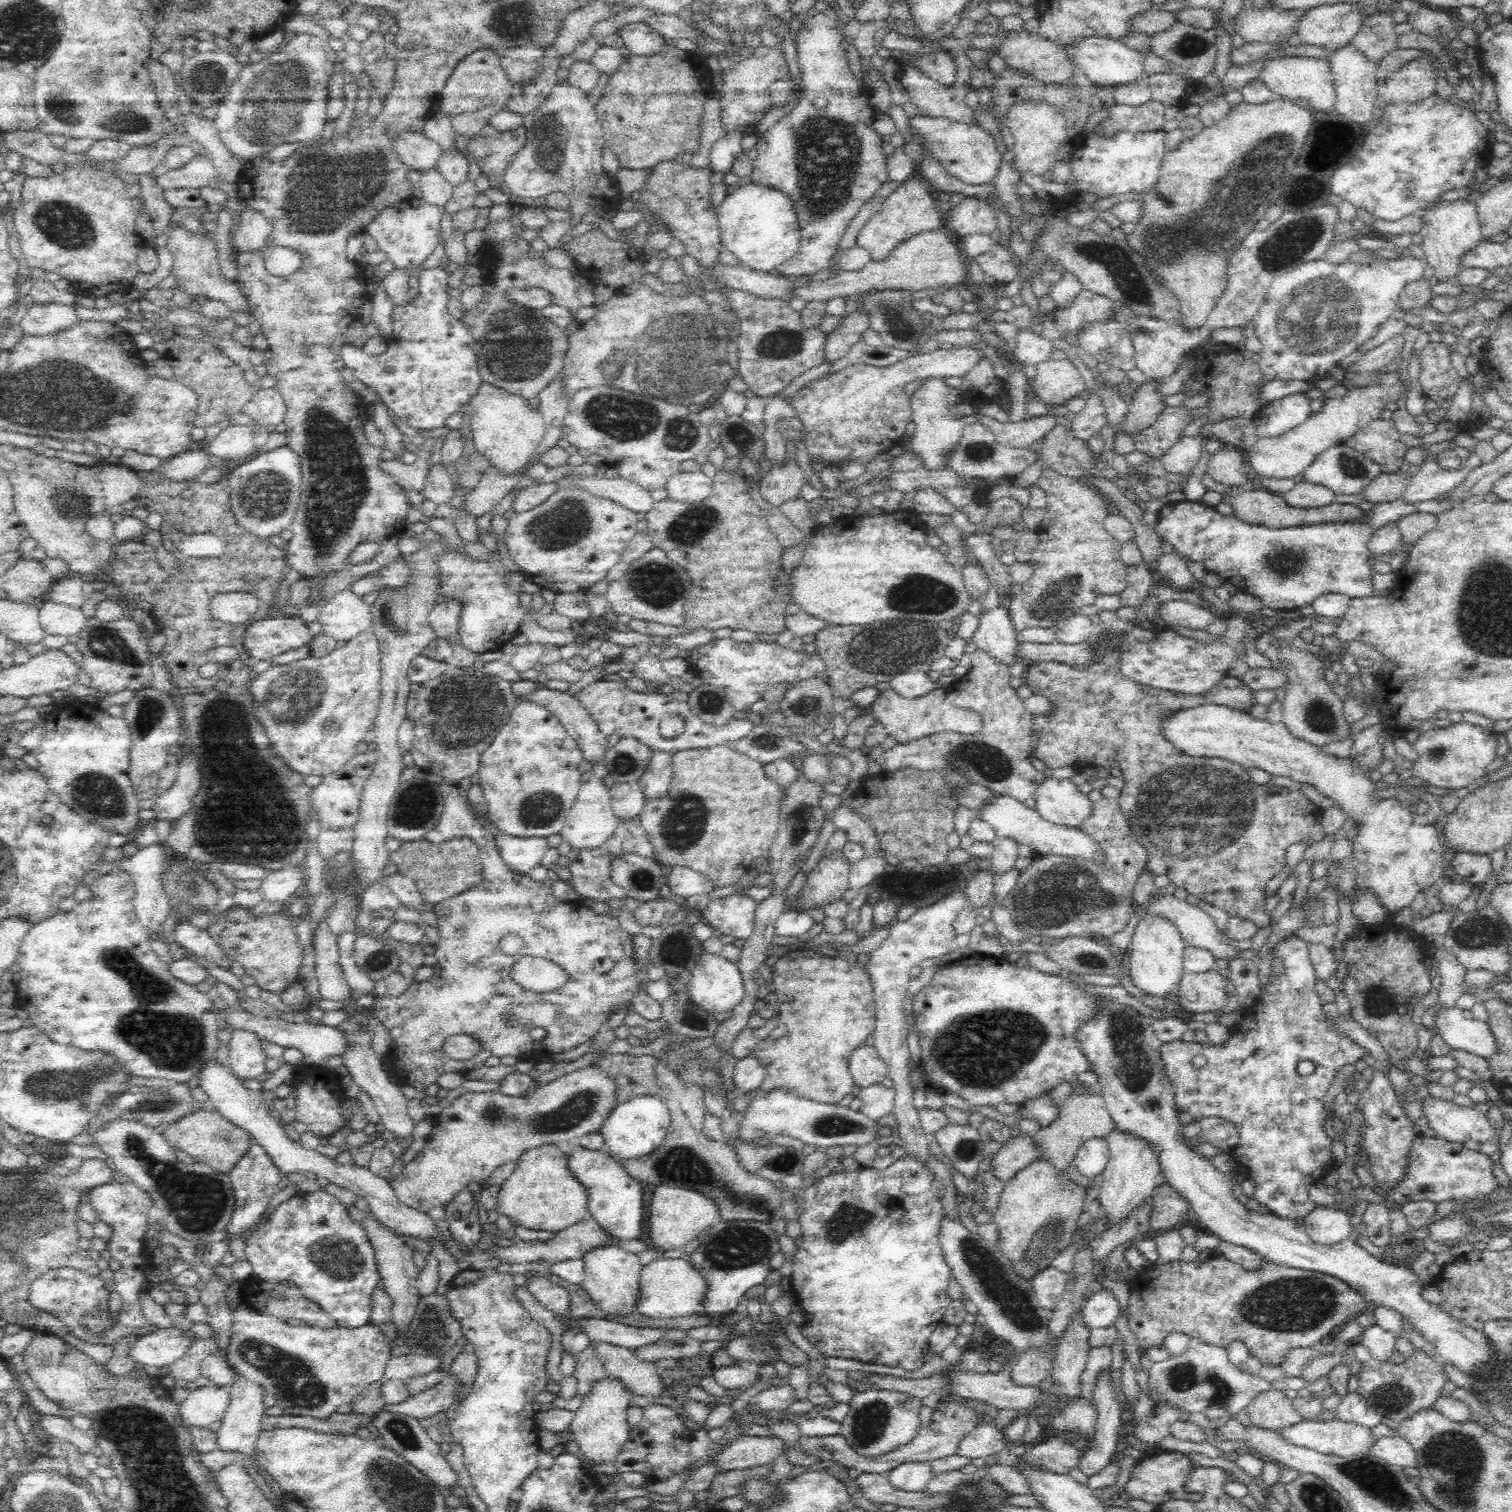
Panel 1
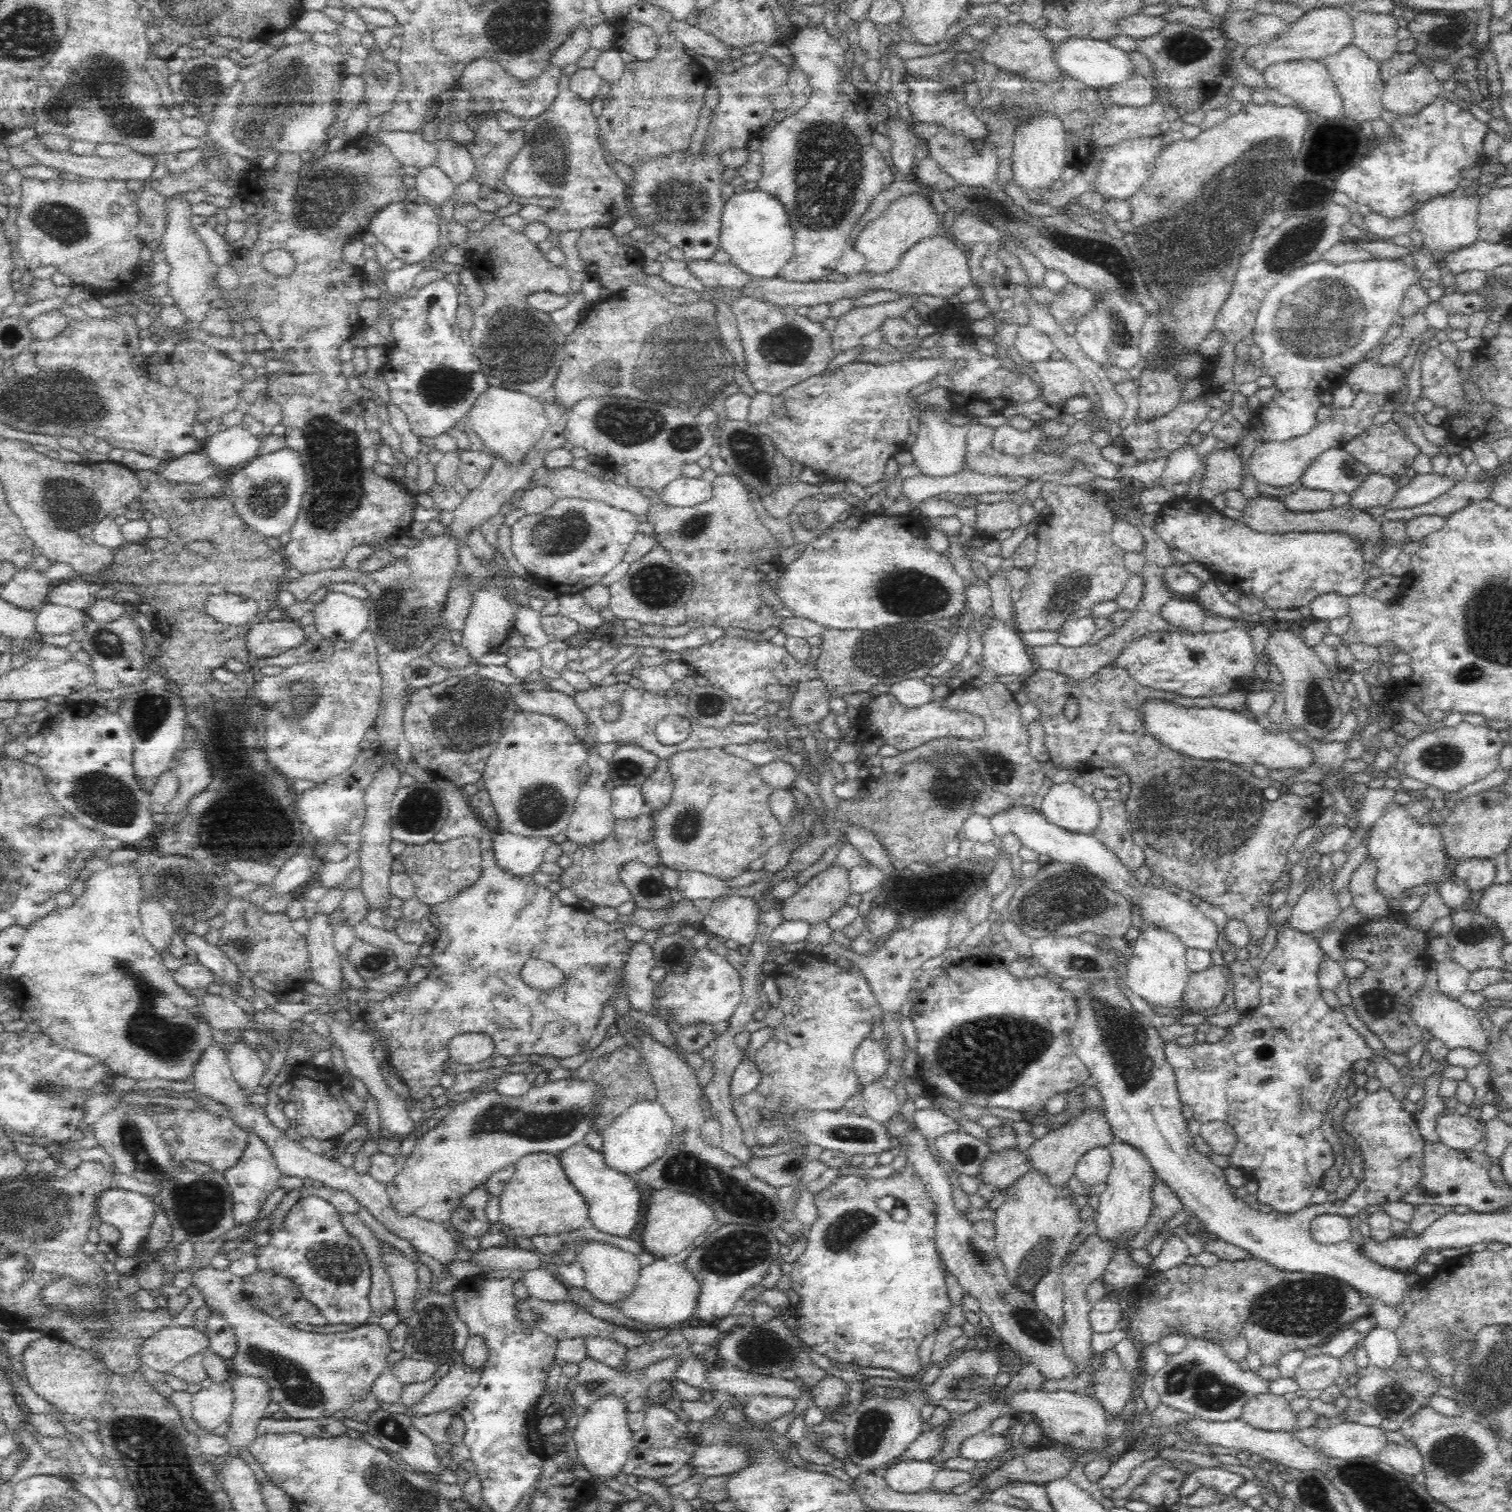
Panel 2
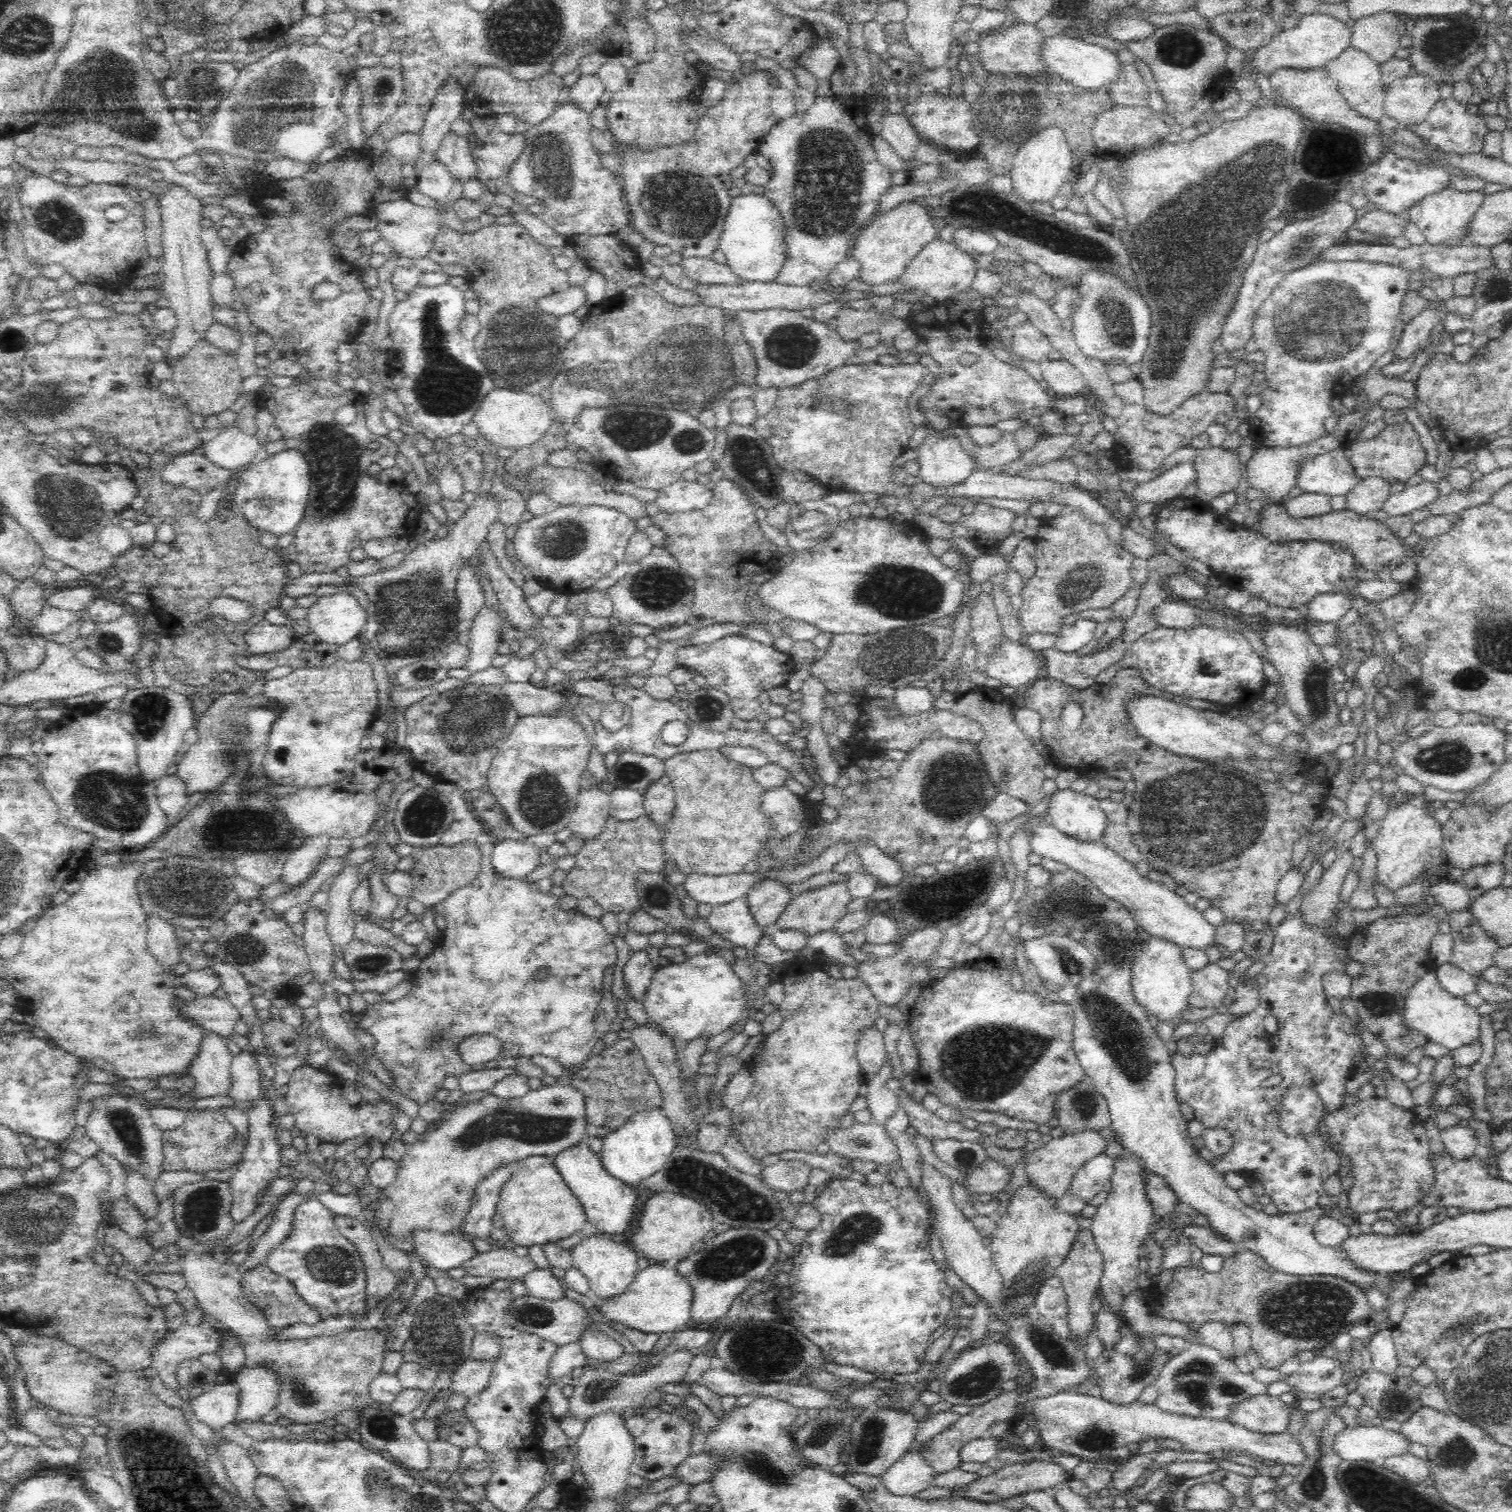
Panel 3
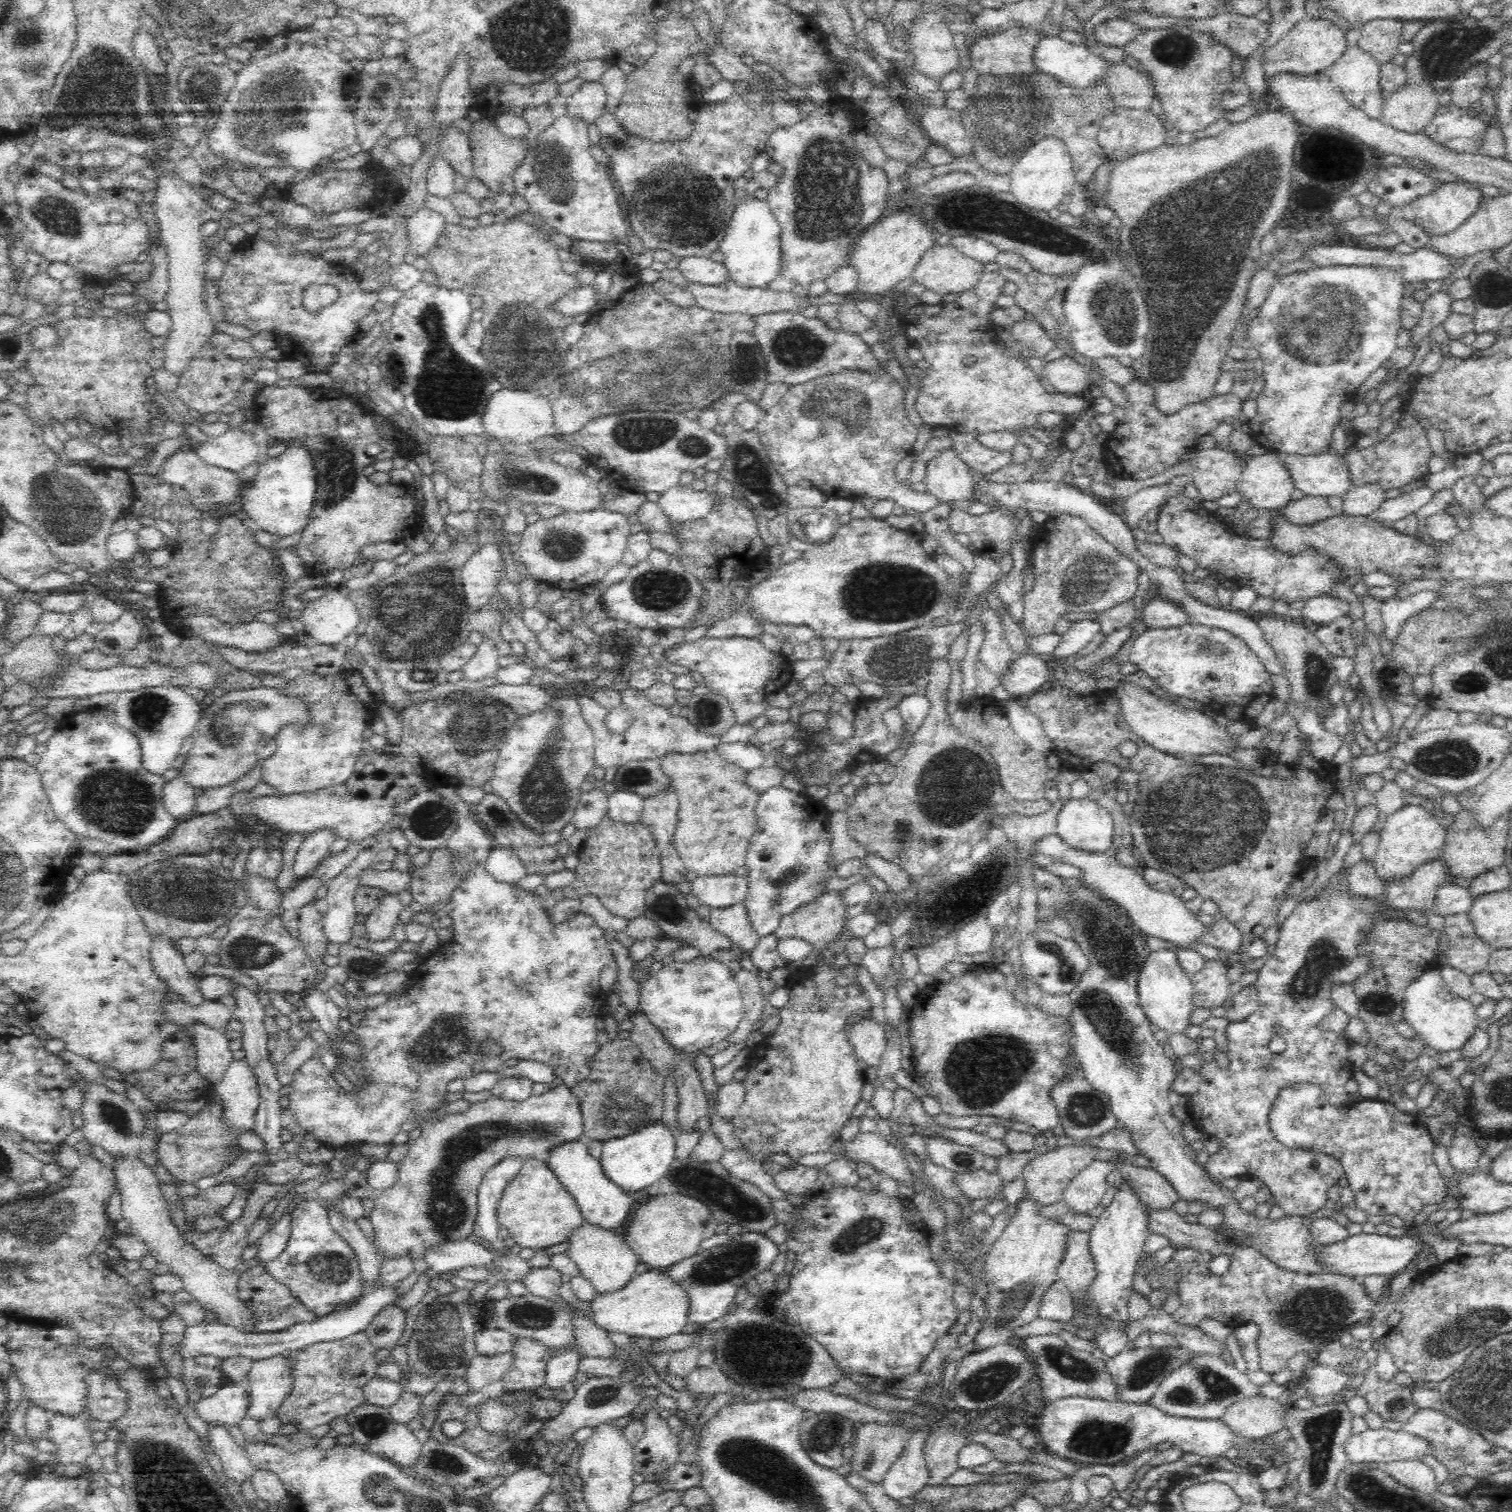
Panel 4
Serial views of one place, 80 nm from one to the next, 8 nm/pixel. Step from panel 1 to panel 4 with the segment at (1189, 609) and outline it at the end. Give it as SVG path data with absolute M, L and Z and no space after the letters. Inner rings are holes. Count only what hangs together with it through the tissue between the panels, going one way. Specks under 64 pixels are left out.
M1157 599L1144 610L1147 626L1151 628L1179 628L1190 623L1188 612L1182 606Z

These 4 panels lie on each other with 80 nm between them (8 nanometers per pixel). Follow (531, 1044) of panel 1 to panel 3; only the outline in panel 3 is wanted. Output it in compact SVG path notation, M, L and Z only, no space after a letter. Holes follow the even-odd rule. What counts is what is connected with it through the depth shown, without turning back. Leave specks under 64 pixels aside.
M435 780L434 787L447 799L452 810L452 821L442 833L439 844L476 843L481 854L481 872L470 885L456 890L446 900L433 906L436 915L444 916L446 926L429 953L421 956L410 968L410 992L393 1002L367 1004L354 1026L375 1038L372 1055L382 1062L384 1069L392 1073L394 1091L419 1106L435 1099L436 1092L443 1088L447 1077L460 1077L466 1072L492 1068L496 1064L488 1062L470 1067L460 1061L456 1043L468 1035L484 1033L496 1036L502 1043L498 1060L509 1057L528 1060L533 1056L548 1056L560 1063L563 1069L572 1069L573 1074L576 1070L582 1070L596 1040L594 1020L598 1004L604 996L606 970L617 962L618 952L612 936L608 935L600 920L580 914L576 909L562 910L559 898L551 892L540 892L534 882L499 874L491 863L496 838L474 816L464 792L445 780ZM538 966L550 966L550 980L532 980L532 970Z

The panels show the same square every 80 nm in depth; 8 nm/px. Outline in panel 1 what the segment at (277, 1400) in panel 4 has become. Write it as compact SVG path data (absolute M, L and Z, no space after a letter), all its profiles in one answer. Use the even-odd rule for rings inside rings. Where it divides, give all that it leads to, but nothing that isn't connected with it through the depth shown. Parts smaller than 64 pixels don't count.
M238 1375L233 1385L229 1386L229 1403L226 1412L219 1420L220 1428L215 1432L215 1445L224 1452L242 1452L245 1456L255 1456L254 1446L260 1433L264 1416L264 1390L257 1384L250 1382L242 1375Z

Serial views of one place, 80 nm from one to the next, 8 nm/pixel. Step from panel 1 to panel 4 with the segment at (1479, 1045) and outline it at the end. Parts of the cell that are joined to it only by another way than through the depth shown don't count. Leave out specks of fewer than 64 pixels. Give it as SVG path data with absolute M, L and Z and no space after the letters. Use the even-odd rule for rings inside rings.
M1438 970L1425 972L1411 982L1403 997L1403 1021L1414 1028L1424 1046L1440 1052L1458 1050L1470 1040L1474 1030L1479 1028L1475 1010L1469 999L1458 998L1445 987Z

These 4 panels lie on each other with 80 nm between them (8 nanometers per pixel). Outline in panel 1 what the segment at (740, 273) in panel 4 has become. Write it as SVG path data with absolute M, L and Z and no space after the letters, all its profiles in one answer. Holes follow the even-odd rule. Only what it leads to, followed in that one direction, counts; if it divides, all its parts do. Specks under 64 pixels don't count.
M762 182L738 186L716 208L721 246L734 254L740 264L756 271L774 273L800 249L801 226L792 200L784 190L765 186Z

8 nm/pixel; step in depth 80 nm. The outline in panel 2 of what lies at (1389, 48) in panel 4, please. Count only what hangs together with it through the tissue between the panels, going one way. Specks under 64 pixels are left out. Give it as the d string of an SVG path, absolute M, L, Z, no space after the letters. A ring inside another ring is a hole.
M1396 12L1356 13L1351 44L1357 46L1372 60L1382 62L1390 58L1400 42L1397 35L1397 19Z

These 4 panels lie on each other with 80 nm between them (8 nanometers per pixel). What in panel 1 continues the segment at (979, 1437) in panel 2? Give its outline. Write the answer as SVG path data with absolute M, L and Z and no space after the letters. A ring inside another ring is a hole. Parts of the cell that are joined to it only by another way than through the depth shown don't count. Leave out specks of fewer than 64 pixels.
M982 1422L962 1438L957 1454L970 1459L985 1459L1004 1450L1006 1445L1003 1431L998 1430L994 1423Z

